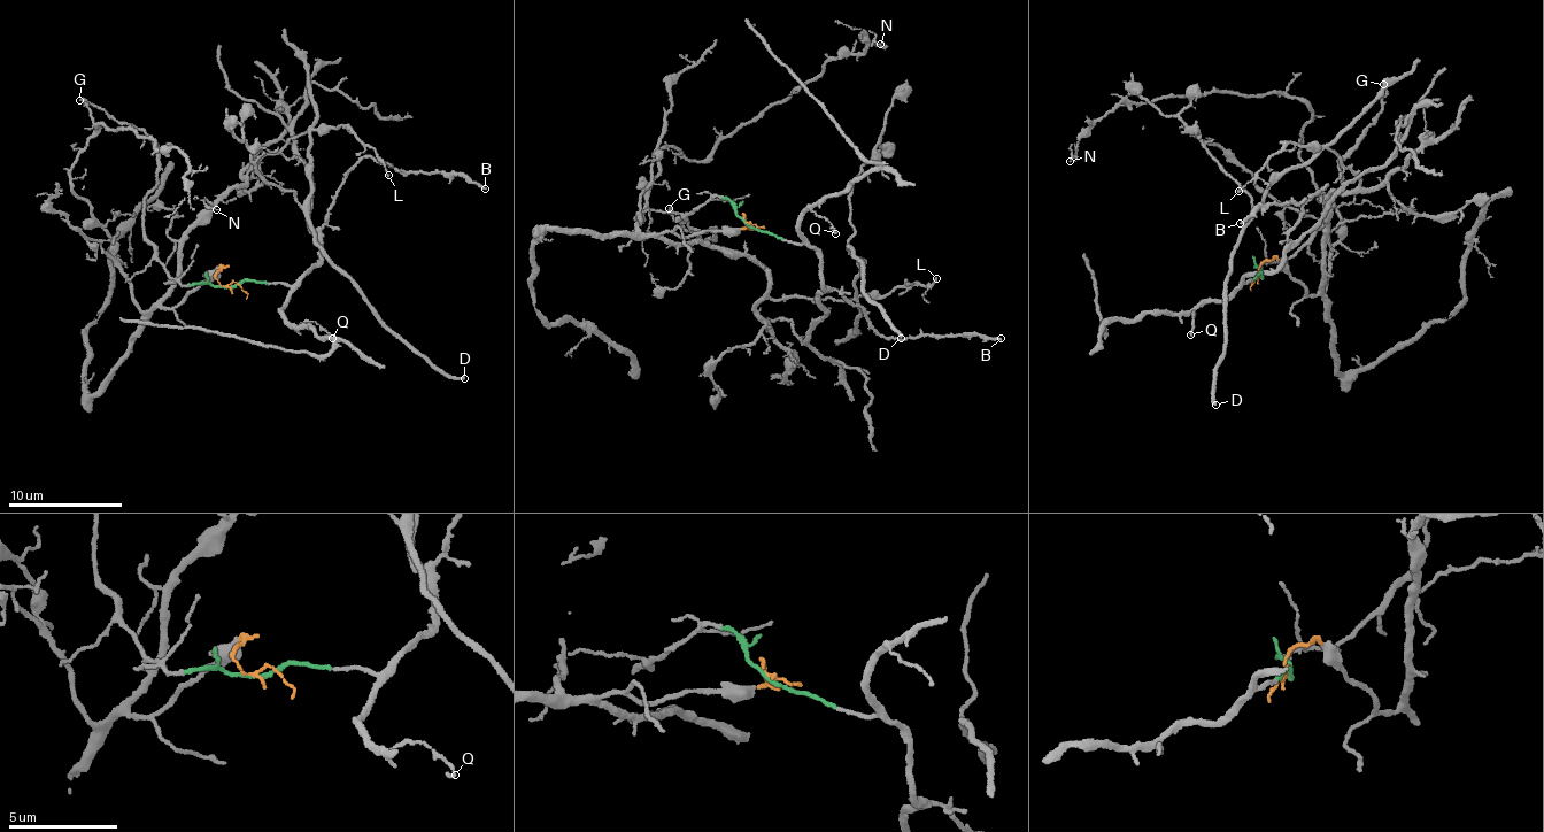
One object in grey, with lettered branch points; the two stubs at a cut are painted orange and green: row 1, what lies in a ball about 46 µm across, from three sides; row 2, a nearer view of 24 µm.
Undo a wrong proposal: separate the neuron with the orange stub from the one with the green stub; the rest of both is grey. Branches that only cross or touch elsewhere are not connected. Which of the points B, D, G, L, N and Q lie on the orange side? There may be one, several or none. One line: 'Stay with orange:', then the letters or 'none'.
Stay with orange: D, L, N

